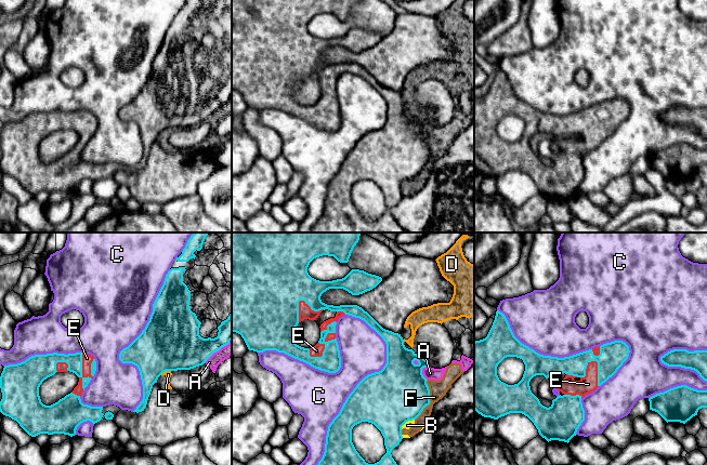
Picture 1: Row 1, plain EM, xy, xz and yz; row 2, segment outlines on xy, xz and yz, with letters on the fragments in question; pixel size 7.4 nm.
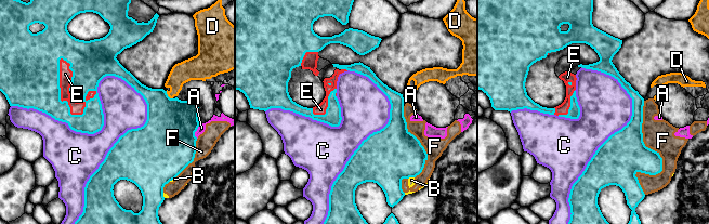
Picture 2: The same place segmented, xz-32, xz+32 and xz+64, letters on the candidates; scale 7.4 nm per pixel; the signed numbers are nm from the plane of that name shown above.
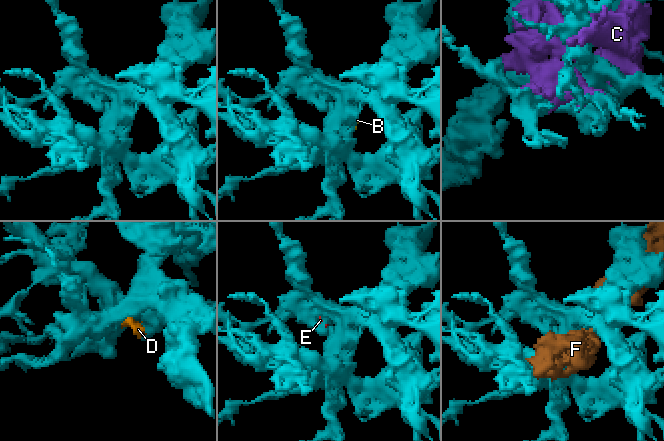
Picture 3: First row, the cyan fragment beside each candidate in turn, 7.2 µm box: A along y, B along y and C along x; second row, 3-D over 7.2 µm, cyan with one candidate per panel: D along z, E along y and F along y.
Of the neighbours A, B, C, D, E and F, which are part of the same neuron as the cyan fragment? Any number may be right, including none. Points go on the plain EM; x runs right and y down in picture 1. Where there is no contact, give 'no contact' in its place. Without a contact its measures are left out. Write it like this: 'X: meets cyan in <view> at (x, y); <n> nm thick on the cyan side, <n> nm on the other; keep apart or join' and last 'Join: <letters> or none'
A: meets cyan in xz at (421, 129); 440 nm thick on the cyan side, 100 nm on the other; keep apart
B: meets cyan in xz at (406, 178); 440 nm thick on the cyan side, 60 nm on the other; keep apart
C: meets cyan in xz at (356, 143); 420 nm thick on the cyan side, 320 nm on the other; keep apart
D: meets cyan in xy at (165, 129); 440 nm thick on the cyan side, 50 nm on the other; keep apart
E: meets cyan in xy at (81, 129); 140 nm thick on the cyan side, 80 nm on the other; join
F: meets cyan in xz at (429, 158); 440 nm thick on the cyan side, 130 nm on the other; keep apart
Join: E

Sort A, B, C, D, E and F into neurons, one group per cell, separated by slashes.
A B D F / C / E

